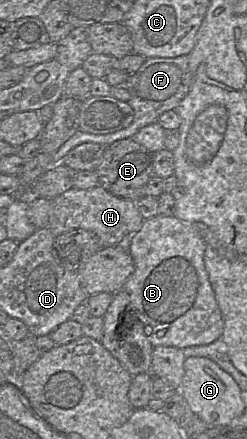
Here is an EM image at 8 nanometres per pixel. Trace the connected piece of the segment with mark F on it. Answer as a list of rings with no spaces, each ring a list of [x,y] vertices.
[[[181,55],[171,58],[146,58],[138,71],[128,77],[124,85],[130,94],[130,98],[127,103],[131,106],[134,112],[131,124],[124,129],[108,134],[92,134],[77,130],[52,155],[52,165],[61,163],[64,156],[72,148],[82,143],[93,142],[102,146],[107,146],[114,141],[131,138],[143,127],[157,122],[159,116],[164,112],[175,109],[191,89],[192,76],[189,71],[188,57],[187,55]]]

